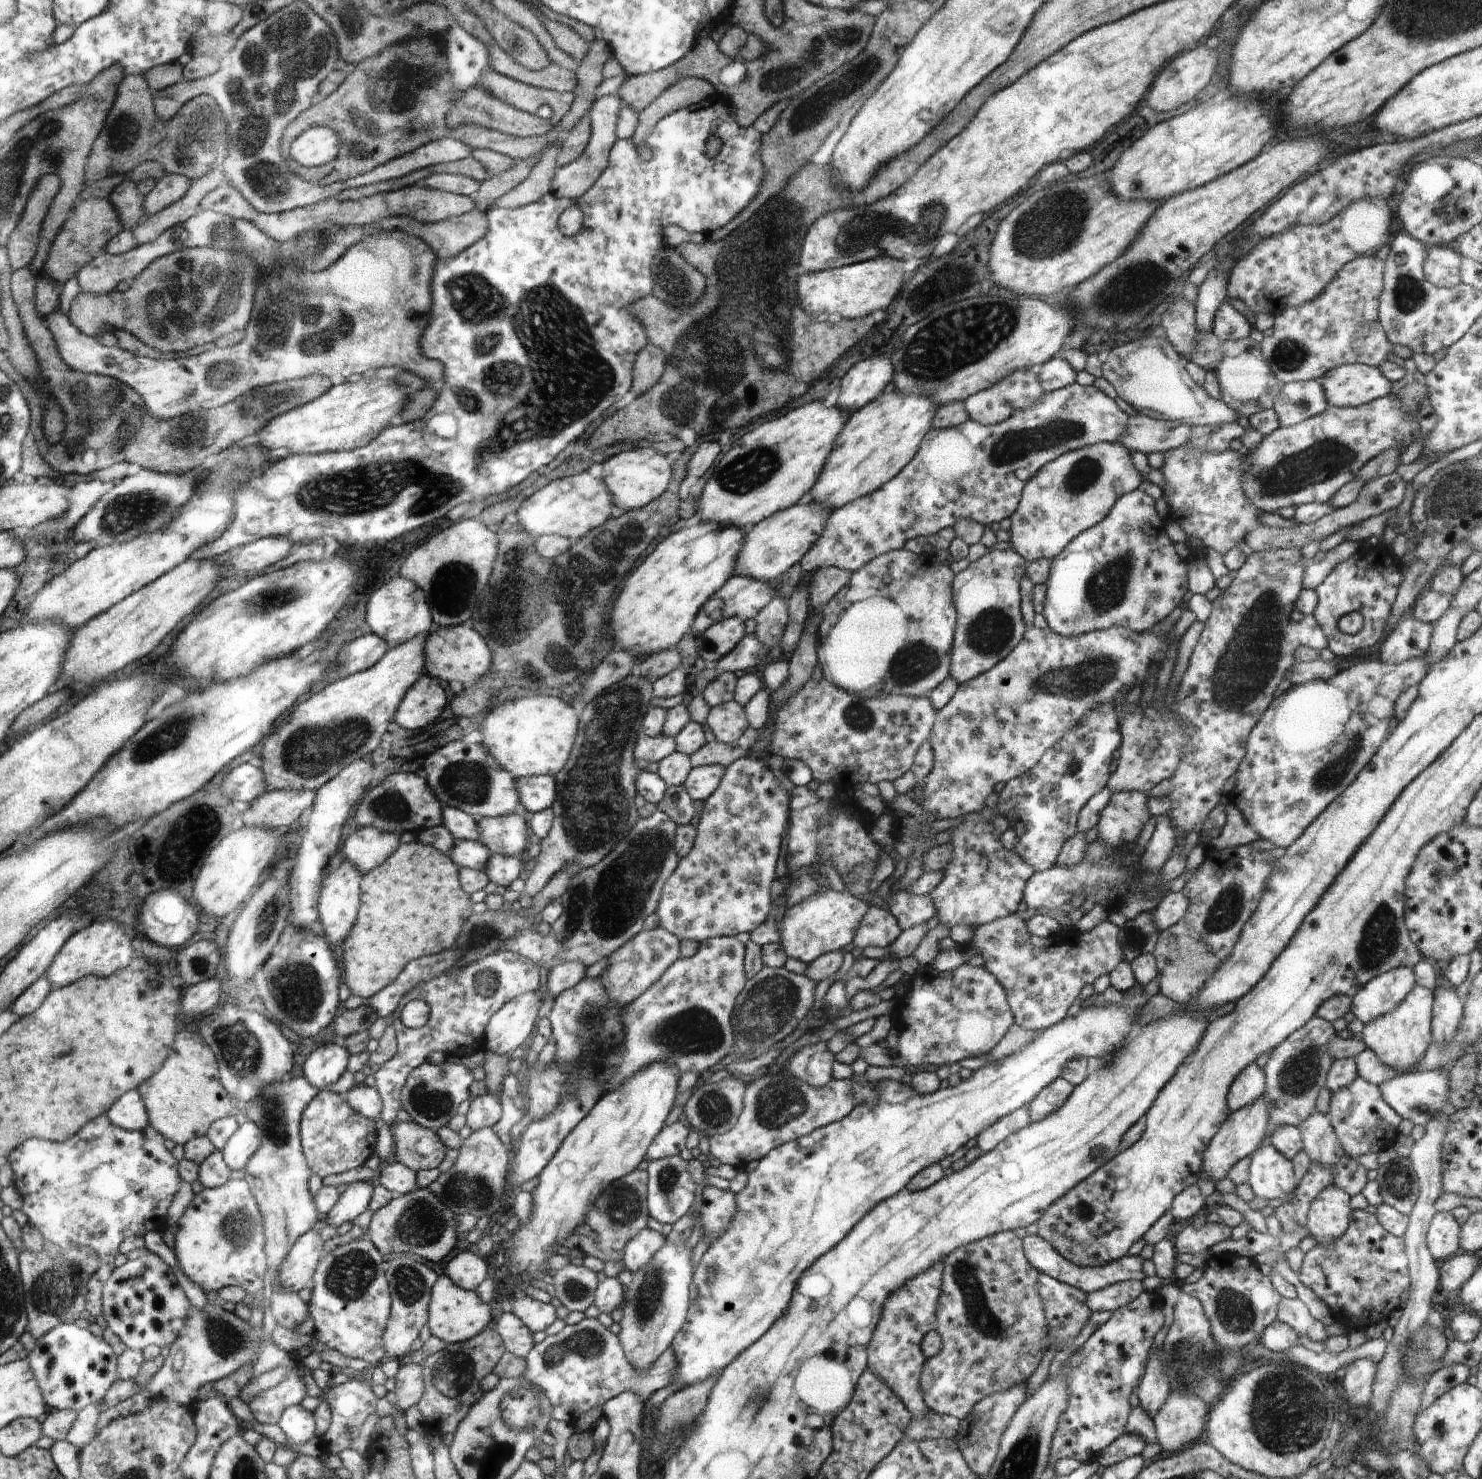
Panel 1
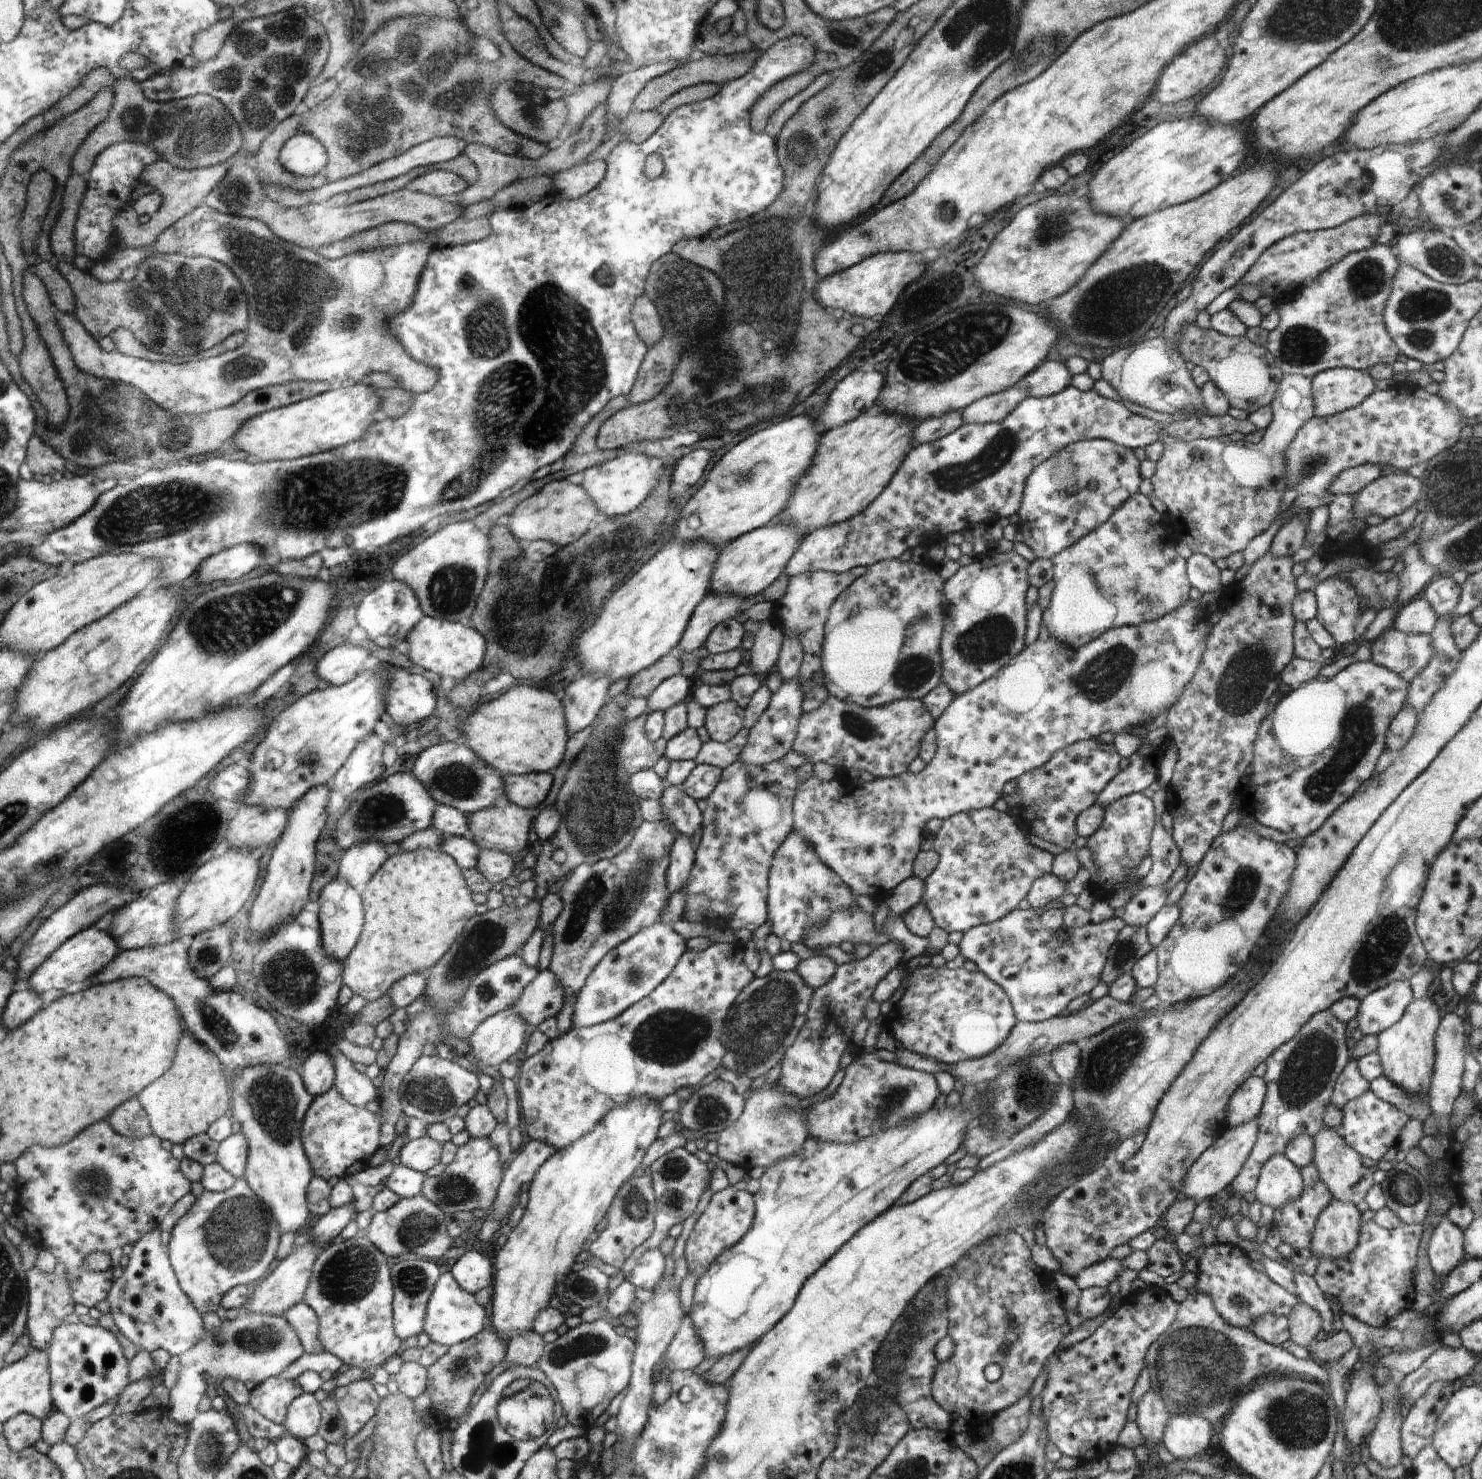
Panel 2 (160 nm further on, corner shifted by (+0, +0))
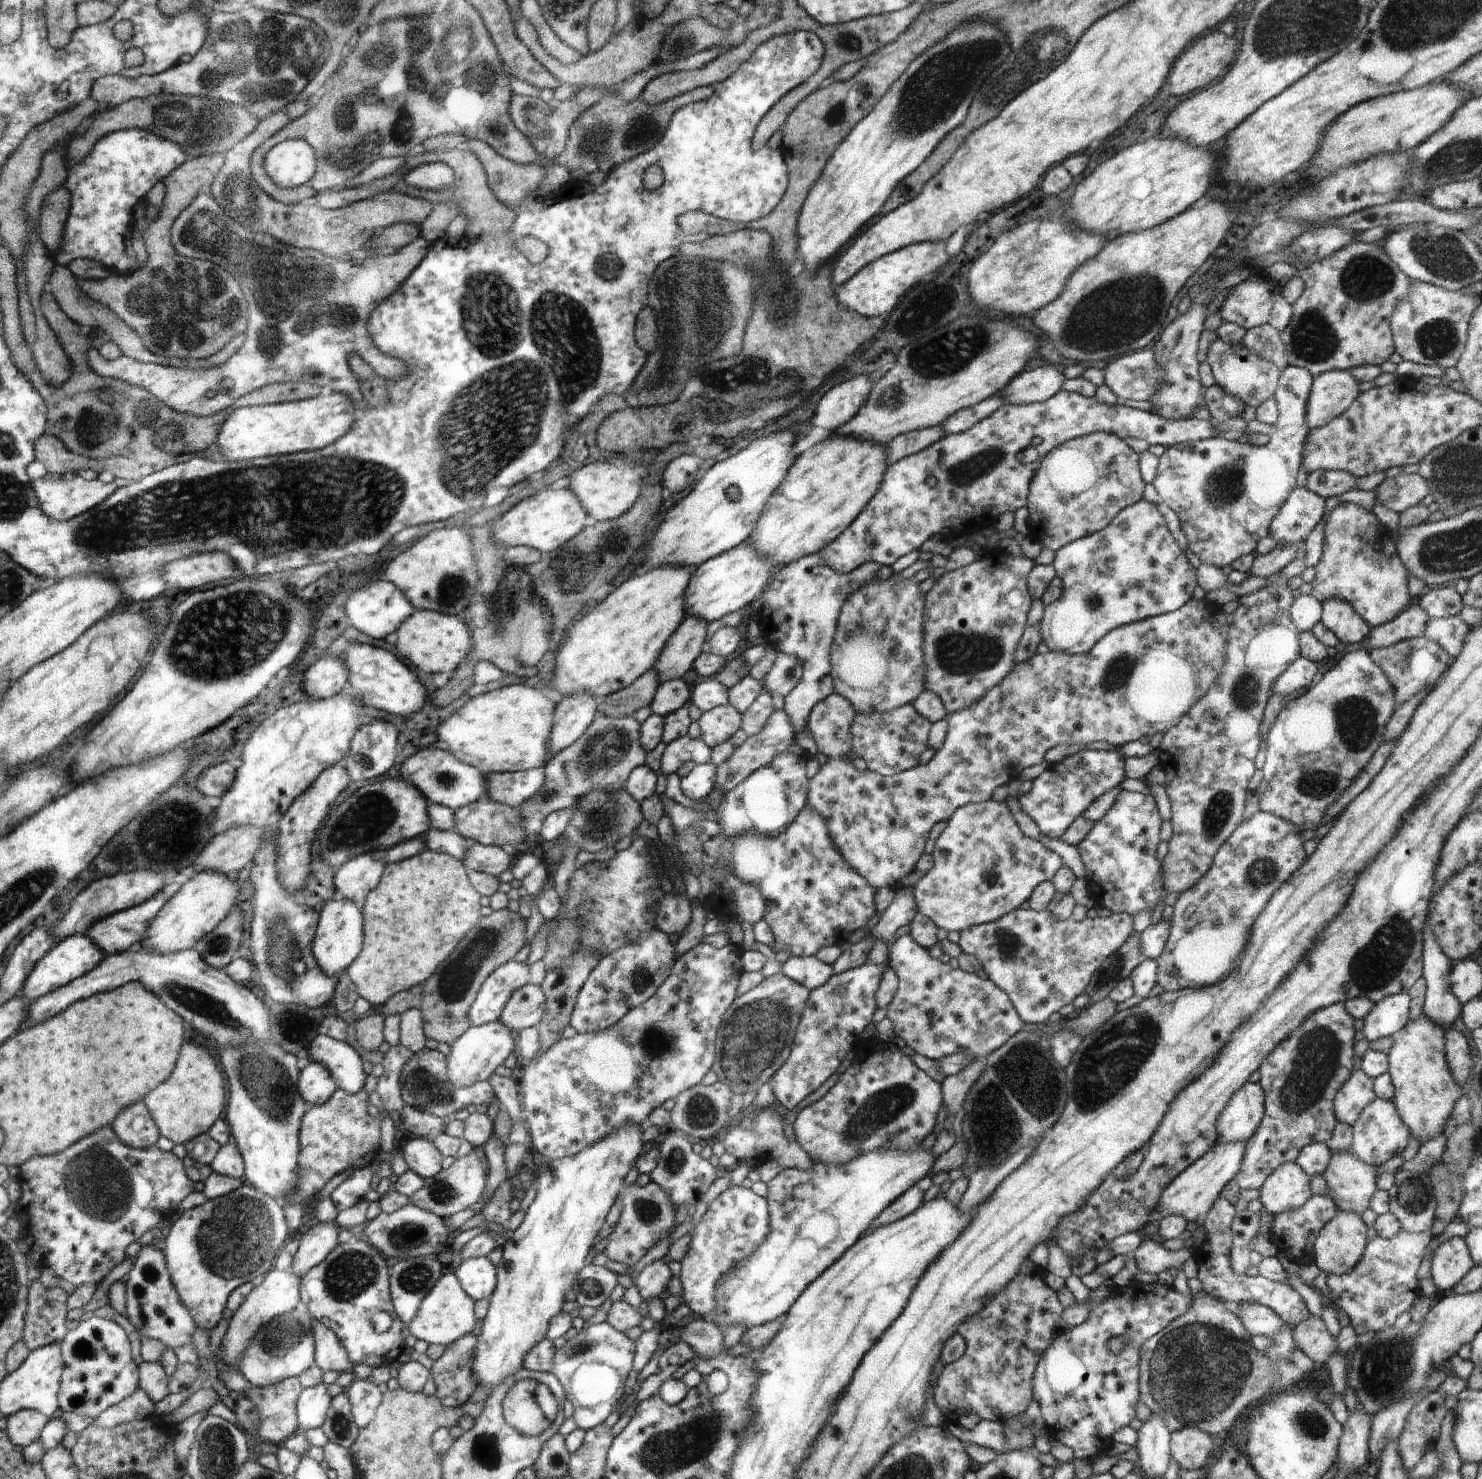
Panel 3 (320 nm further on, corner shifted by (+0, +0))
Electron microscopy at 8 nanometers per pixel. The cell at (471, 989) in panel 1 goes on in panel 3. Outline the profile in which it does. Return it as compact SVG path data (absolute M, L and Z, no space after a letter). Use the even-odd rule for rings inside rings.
M518 961L501 964L484 980L468 1011L472 1025L496 1023L512 993L530 980L529 966Z

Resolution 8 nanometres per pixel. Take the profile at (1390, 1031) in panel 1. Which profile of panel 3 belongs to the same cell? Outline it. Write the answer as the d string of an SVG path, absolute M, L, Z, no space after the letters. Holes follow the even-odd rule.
M1420 1016L1418 1020L1409 1020L1404 1026L1404 1036L1394 1040L1388 1050L1389 1072L1395 1095L1394 1106L1409 1128L1411 1136L1418 1142L1431 1141L1440 1133L1446 1134L1446 1126L1452 1114L1455 1102L1465 1096L1465 1088L1454 1079L1445 1056L1445 1032L1440 1024L1430 1020L1428 1016Z

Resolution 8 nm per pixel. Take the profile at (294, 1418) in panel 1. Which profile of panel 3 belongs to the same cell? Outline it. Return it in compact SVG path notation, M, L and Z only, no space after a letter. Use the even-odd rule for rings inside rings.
M323 1382L304 1389L298 1401L298 1422L301 1423L303 1432L324 1424L332 1399L328 1385Z

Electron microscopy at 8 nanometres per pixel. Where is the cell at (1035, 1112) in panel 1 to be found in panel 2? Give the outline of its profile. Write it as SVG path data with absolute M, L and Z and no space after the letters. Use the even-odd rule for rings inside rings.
M1063 1082L1058 1087L1058 1092L1052 1101L1051 1107L1026 1128L1010 1136L998 1150L982 1157L977 1165L977 1170L986 1170L1010 1155L1024 1150L1026 1147L1031 1147L1047 1134L1062 1126L1062 1123L1070 1118L1072 1110L1073 1096L1071 1085L1070 1082Z

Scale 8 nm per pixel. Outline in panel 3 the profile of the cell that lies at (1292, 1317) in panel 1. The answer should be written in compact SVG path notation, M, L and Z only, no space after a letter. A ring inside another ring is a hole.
M1309 1314L1303 1323L1293 1327L1293 1339L1317 1365L1324 1366L1326 1361L1338 1351L1337 1337L1328 1332L1322 1317Z

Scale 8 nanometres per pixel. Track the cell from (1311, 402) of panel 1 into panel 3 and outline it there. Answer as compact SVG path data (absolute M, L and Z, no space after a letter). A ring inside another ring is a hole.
M1288 364L1288 366L1282 370L1279 374L1280 378L1277 380L1277 387L1275 393L1277 409L1279 410L1279 417L1275 422L1275 431L1269 436L1269 441L1264 446L1254 446L1248 443L1240 443L1239 441L1231 441L1222 437L1212 437L1211 439L1197 440L1194 442L1185 442L1174 446L1169 446L1159 456L1159 463L1157 466L1157 475L1151 482L1156 488L1156 492L1159 494L1161 502L1167 504L1174 512L1179 516L1183 528L1186 528L1188 534L1188 546L1189 549L1196 554L1202 563L1207 565L1214 565L1218 568L1224 568L1228 564L1232 564L1237 558L1242 558L1244 555L1250 555L1253 550L1256 550L1256 544L1264 537L1269 536L1269 526L1272 519L1278 514L1280 507L1286 502L1290 491L1296 486L1296 477L1298 474L1298 468L1302 465L1303 449L1305 448L1305 442L1309 433L1309 426L1306 424L1306 409L1307 400L1313 385L1314 377L1310 374L1309 370L1302 367L1297 367Z

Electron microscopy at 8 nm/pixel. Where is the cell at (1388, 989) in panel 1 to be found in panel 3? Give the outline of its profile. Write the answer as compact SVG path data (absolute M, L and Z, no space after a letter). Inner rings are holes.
M1406 991L1392 994L1374 1003L1372 1010L1362 1018L1364 1036L1368 1041L1392 1037L1409 1022L1410 996Z

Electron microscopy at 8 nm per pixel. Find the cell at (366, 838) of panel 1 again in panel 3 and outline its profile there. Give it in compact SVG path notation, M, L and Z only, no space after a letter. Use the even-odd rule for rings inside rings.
M371 853L355 856L336 870L336 892L363 908L365 898L382 882L385 865L382 860L374 860Z

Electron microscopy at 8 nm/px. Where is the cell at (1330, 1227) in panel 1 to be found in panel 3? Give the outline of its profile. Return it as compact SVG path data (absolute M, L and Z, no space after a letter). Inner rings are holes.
M1337 1209L1332 1220L1329 1220L1315 1238L1313 1254L1315 1263L1322 1270L1323 1277L1327 1274L1343 1275L1350 1272L1362 1258L1366 1248L1367 1227L1361 1216L1355 1212L1346 1212Z

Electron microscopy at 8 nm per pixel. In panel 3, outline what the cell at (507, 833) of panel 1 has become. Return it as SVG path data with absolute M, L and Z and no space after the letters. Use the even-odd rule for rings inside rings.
M486 796L454 811L455 832L483 845L501 846L514 852L514 848L525 838L525 825L517 808L490 800Z

